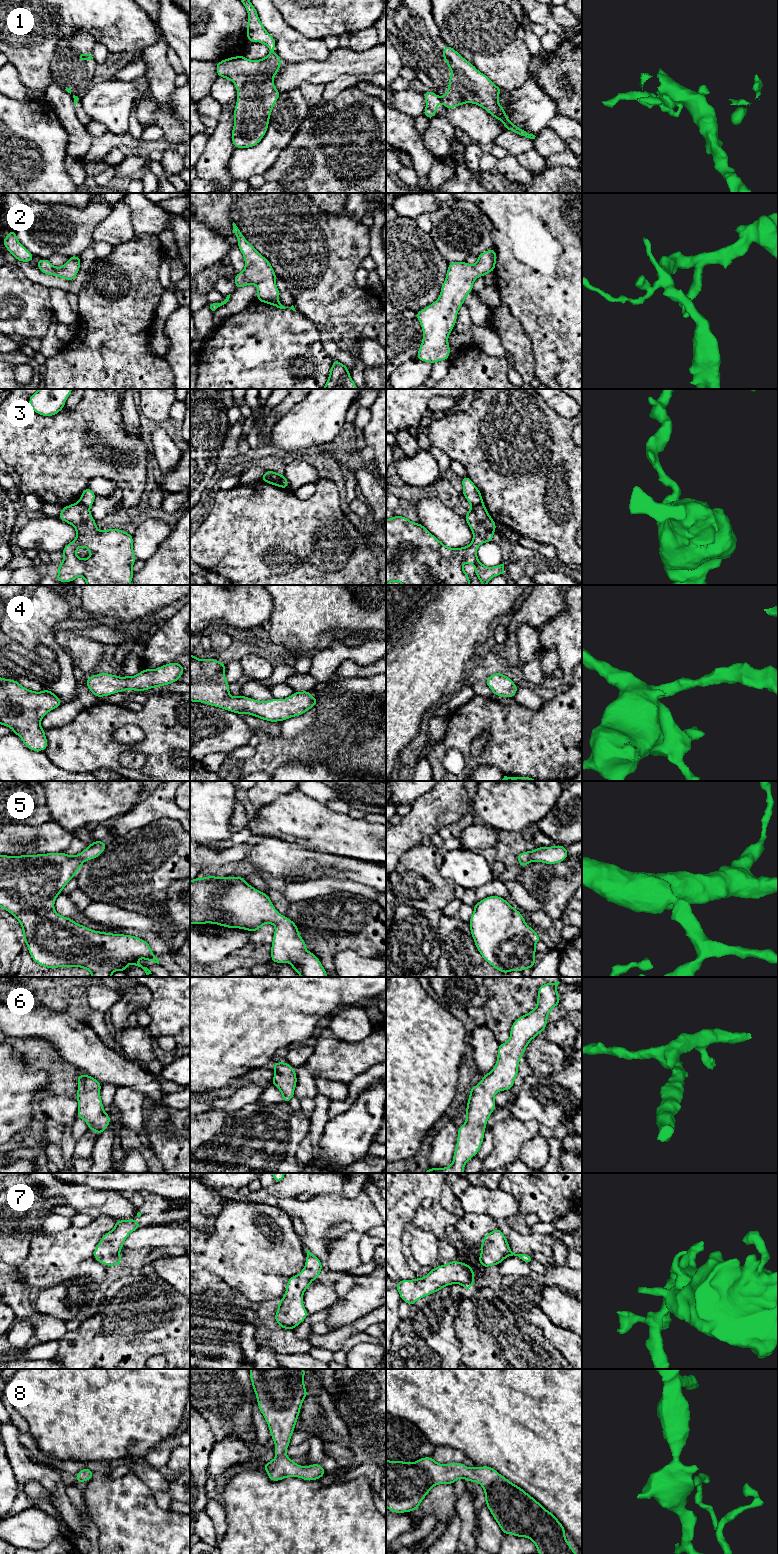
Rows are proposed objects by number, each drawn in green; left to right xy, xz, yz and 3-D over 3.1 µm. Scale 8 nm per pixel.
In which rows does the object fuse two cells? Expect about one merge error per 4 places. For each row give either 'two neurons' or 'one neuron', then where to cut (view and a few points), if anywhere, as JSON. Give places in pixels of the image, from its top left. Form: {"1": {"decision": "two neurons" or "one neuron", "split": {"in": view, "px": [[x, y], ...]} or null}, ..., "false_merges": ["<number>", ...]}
{"1": {"decision": "two neurons", "split": {"in": "yz", "px": [[437, 97], [440, 101]]}}, "2": {"decision": "one neuron", "split": null}, "3": {"decision": "two neurons", "split": {"in": "xz", "px": [[280, 475], [282, 487]]}}, "4": {"decision": "one neuron", "split": null}, "5": {"decision": "one neuron", "split": null}, "6": {"decision": "one neuron", "split": null}, "7": {"decision": "one neuron", "split": null}, "8": {"decision": "one neuron", "split": null}, "false_merges": ["1", "3"]}

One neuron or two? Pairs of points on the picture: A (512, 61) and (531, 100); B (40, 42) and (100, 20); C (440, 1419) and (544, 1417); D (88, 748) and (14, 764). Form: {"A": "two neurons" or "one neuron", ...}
{"A": "two neurons", "B": "one neuron", "C": "one neuron", "D": "two neurons"}

